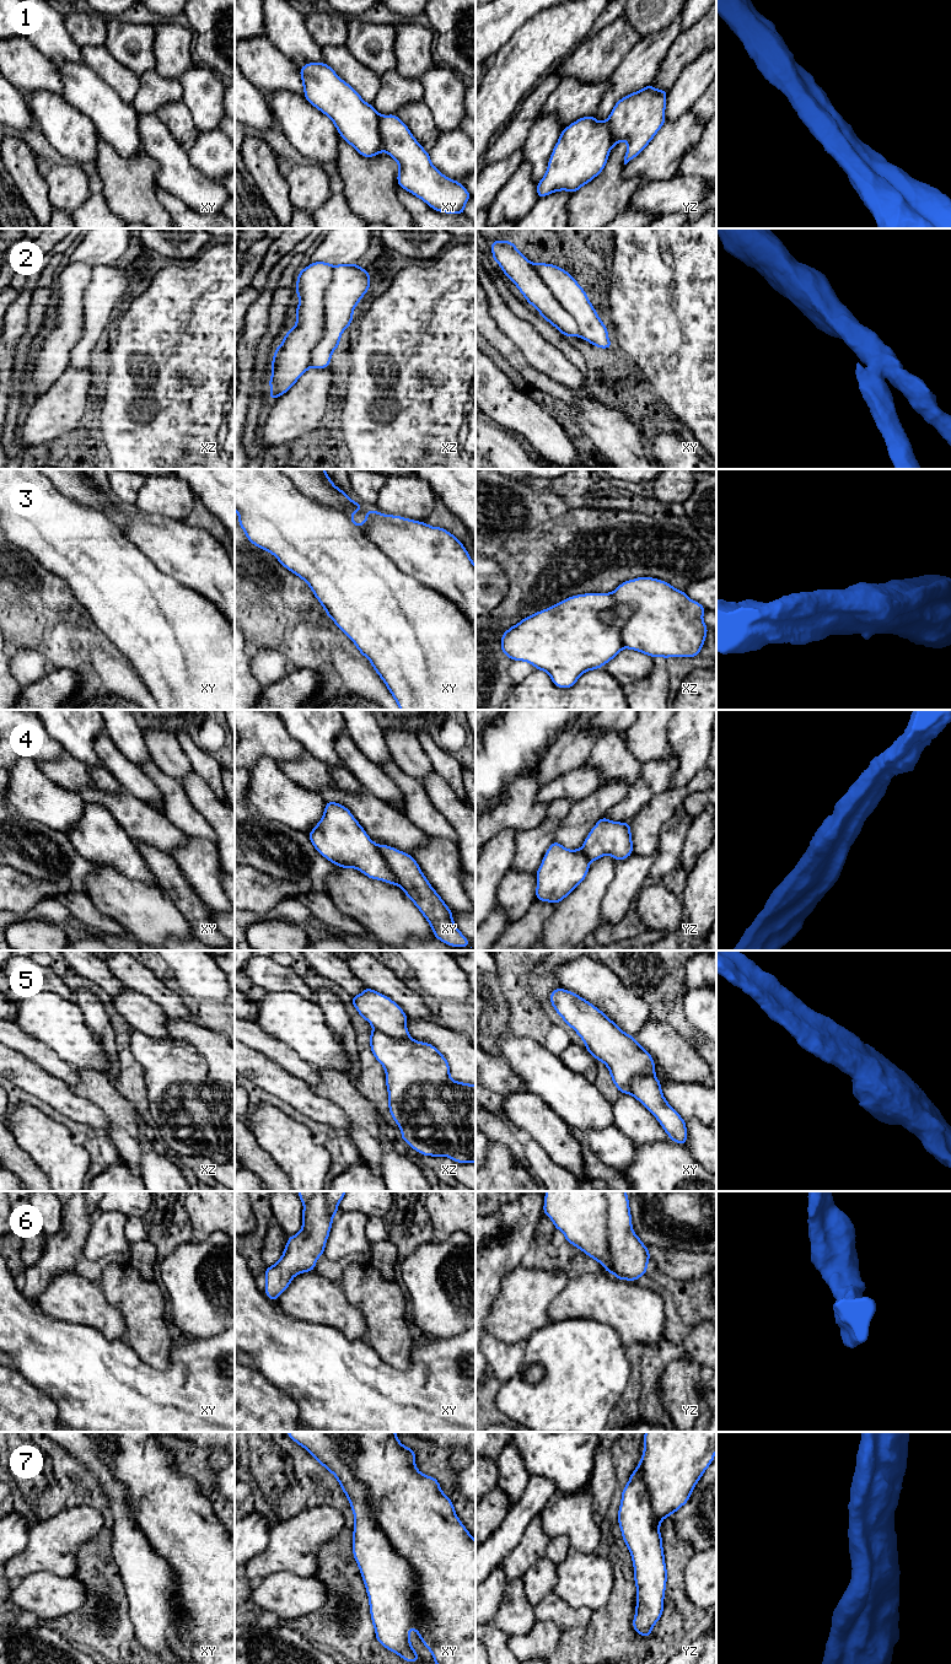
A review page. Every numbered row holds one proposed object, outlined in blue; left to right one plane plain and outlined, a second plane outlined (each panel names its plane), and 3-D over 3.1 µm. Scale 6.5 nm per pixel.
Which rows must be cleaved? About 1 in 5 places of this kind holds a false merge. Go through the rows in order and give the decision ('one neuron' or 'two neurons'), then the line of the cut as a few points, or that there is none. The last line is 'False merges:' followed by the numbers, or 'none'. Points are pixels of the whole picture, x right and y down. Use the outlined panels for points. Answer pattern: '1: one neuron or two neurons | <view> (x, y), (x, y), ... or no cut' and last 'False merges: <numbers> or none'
1: two neurons | xy (377, 114), (380, 138), (385, 150)
2: two neurons | xz (334, 267), (324, 294), (323, 335), (311, 354), (309, 366)
3: one neuron | no cut
4: two neurons | xy (376, 845), (398, 884)
5: one neuron | no cut
6: one neuron | no cut
7: one neuron | no cut
False merges: 1, 2, 4

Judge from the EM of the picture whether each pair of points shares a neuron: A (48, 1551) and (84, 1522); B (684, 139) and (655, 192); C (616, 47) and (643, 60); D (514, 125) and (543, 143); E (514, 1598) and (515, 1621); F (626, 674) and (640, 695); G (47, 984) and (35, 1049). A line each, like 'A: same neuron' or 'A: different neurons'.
A: same neuron
B: different neurons
C: different neurons
D: different neurons
E: same neuron
F: different neurons
G: different neurons

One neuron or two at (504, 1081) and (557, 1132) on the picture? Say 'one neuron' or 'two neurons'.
one neuron

